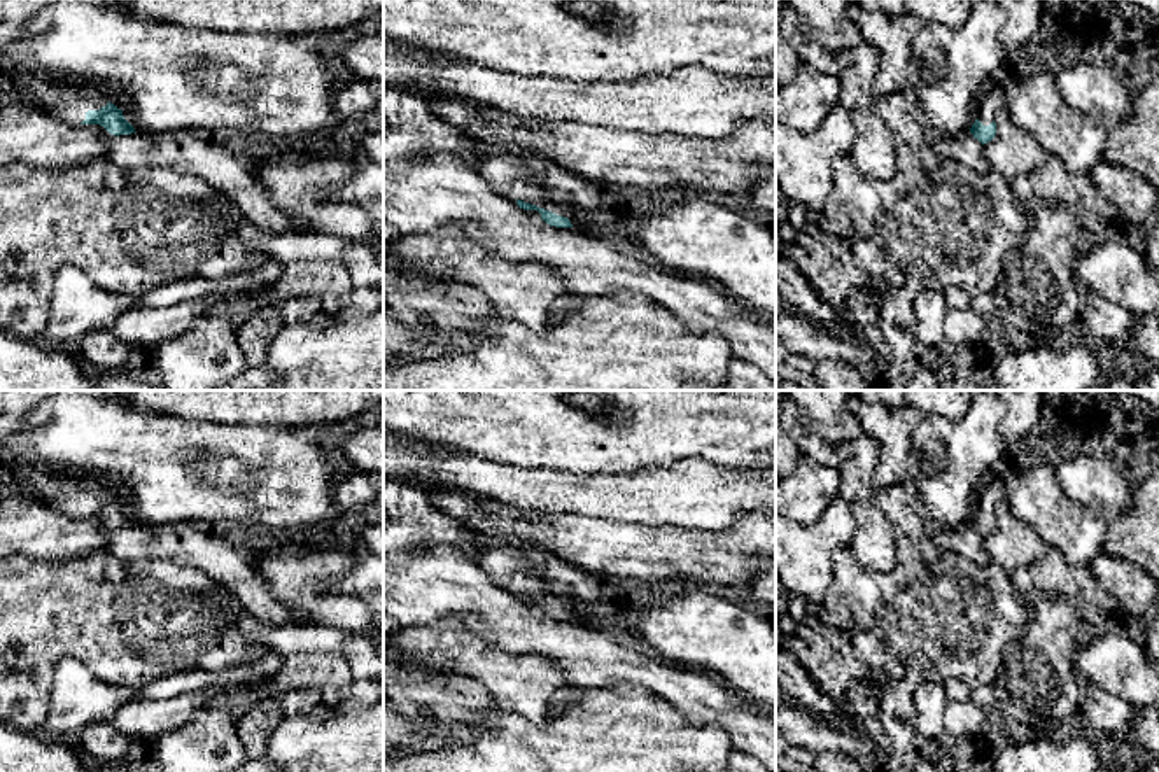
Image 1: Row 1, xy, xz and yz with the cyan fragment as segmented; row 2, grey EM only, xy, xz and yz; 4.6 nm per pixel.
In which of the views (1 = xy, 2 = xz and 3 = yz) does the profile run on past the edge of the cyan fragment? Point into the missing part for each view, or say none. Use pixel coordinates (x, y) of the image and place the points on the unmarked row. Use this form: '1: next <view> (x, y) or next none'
1: next xy (219, 557)
2: next xz (536, 573)
3: next yz (965, 541)

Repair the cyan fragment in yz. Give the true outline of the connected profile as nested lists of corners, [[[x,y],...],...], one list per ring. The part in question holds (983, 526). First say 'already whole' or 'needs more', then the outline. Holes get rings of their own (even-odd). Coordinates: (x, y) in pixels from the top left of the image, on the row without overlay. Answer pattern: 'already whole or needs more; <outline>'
needs more; [[[1008,467],[996,469],[996,476],[980,488],[977,511],[968,523],[940,527],[935,532],[933,541],[940,551],[961,555],[975,564],[991,562],[982,537],[996,527],[994,508],[1007,497],[1008,476]]]

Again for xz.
needs more; [[[502,546],[488,548],[473,558],[495,585],[513,592],[523,602],[537,602],[550,618],[597,621],[609,606],[602,593],[604,576],[583,571],[544,550]]]

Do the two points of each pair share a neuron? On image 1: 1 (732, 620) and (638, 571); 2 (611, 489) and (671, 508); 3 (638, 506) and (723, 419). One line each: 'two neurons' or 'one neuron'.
1: two neurons
2: one neuron
3: two neurons

